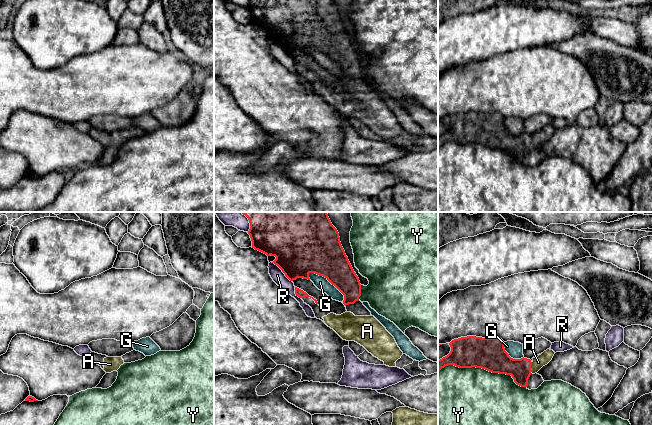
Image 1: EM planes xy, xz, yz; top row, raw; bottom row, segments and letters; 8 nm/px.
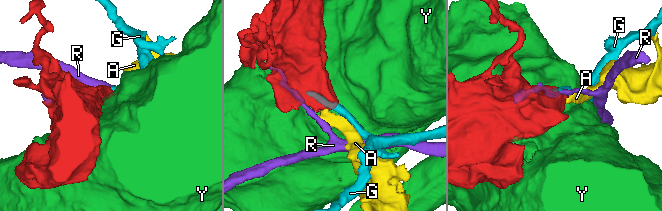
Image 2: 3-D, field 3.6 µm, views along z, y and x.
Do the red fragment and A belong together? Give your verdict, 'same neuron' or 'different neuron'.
same neuron

